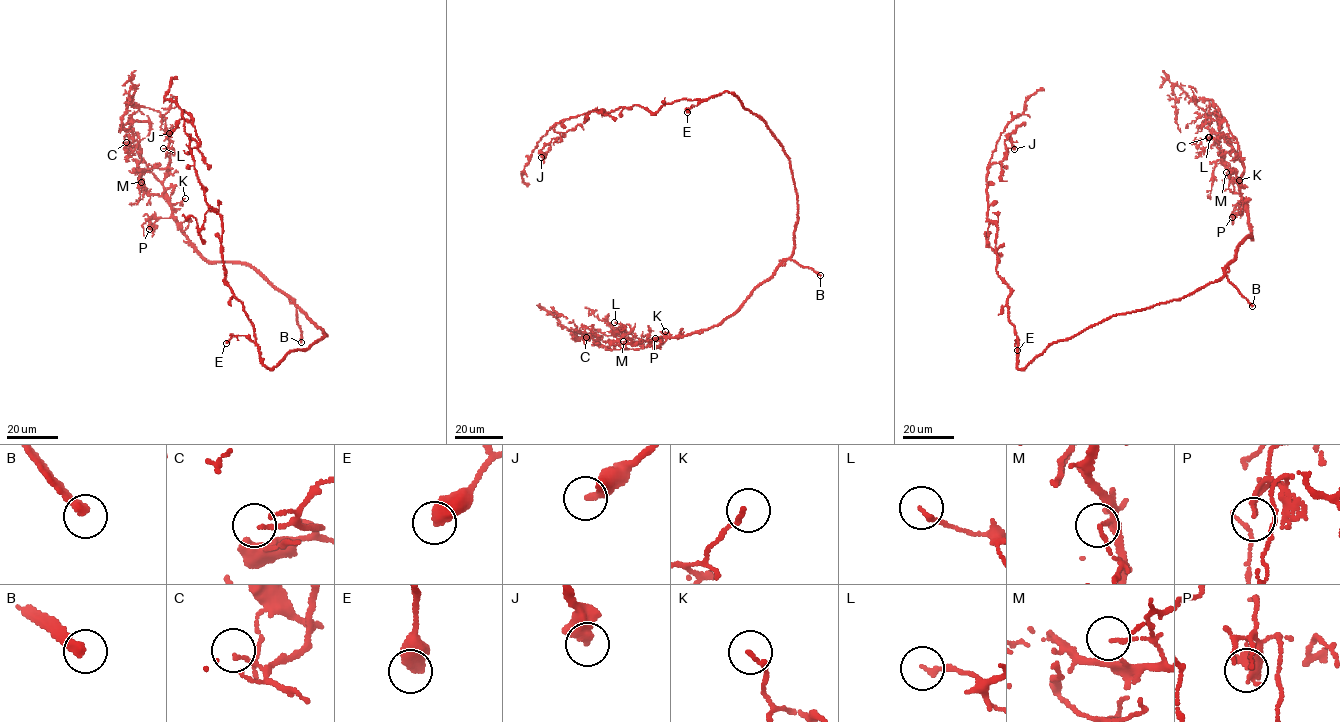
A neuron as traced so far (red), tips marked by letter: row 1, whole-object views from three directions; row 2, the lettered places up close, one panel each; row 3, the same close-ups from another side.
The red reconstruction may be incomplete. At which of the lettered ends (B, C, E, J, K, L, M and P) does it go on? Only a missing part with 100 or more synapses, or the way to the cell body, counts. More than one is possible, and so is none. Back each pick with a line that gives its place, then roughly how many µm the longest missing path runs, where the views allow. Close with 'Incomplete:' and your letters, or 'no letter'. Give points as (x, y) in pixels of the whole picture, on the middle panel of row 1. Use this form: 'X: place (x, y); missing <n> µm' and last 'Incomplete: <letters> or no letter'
B: place (820, 275); missing 15 µm
Incomplete: B

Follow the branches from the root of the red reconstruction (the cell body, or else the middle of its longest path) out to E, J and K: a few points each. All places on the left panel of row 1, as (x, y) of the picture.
E: (325, 335), (306, 349), (289, 351), (272, 368), (262, 364), (259, 346), (244, 335), (233, 336), (226, 343)
J: (325, 335), (262, 364), (225, 280), (221, 217), (189, 147), (200, 140), (181, 119), (169, 133)
K: (325, 335), (294, 301), (254, 269), (239, 263), (211, 262), (200, 254), (171, 208), (185, 198)

